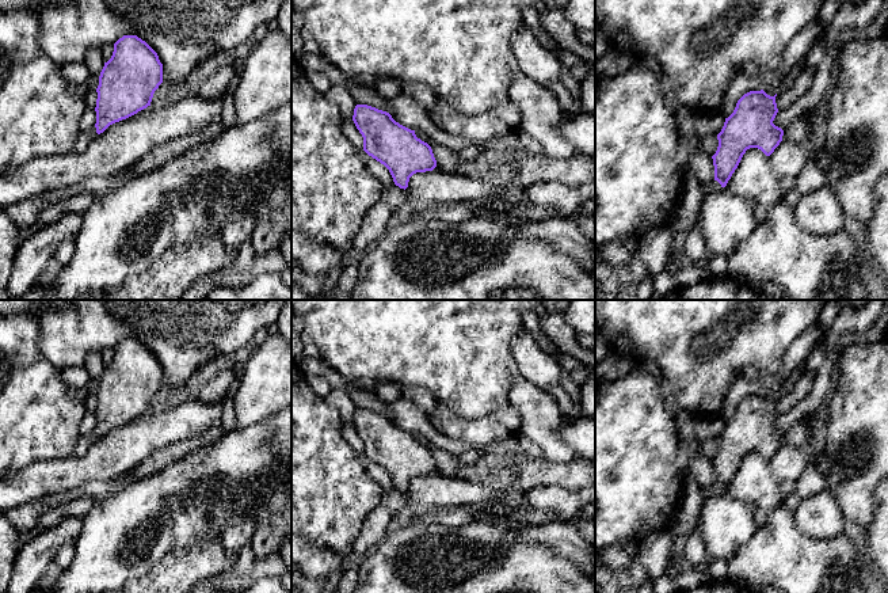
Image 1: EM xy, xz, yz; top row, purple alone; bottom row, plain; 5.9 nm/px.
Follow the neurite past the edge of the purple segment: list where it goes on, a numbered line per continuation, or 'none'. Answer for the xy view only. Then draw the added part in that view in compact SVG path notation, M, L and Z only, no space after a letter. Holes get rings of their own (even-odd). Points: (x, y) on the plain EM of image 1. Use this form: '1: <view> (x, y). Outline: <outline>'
none

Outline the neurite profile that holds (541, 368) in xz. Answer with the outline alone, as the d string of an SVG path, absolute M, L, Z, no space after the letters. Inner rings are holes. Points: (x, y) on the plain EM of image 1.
M523 328L519 334L512 337L510 350L523 379L533 383L536 387L544 389L560 384L564 368L550 353L544 351L538 346L534 337L526 328Z

